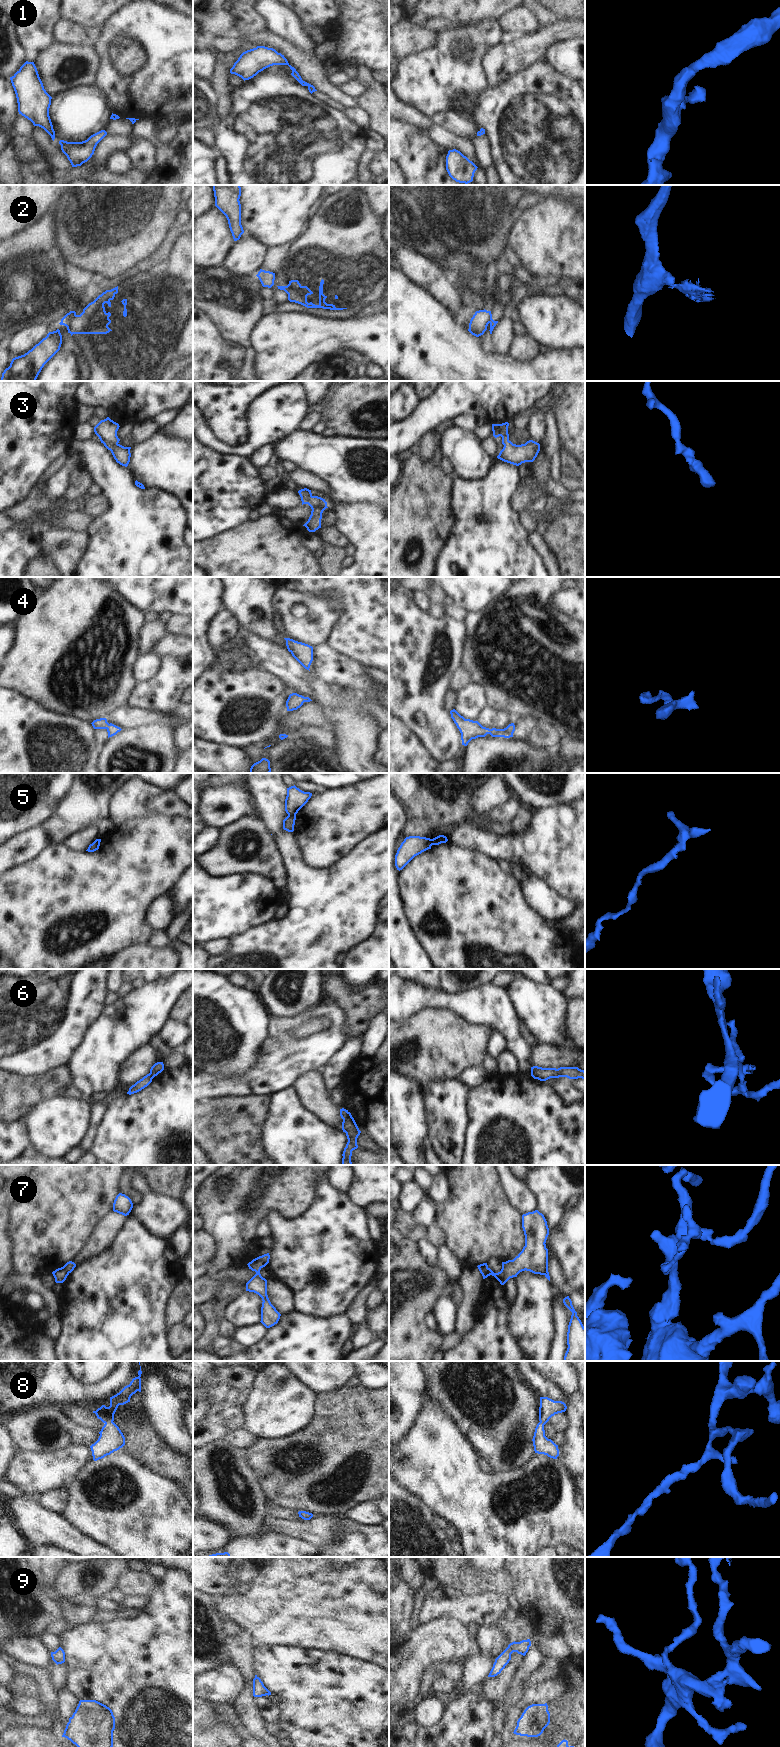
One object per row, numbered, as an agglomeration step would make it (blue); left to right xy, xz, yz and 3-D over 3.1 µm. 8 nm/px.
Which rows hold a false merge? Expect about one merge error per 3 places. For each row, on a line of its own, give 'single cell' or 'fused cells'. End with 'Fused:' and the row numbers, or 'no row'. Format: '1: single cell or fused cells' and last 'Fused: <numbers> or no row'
1: single cell
2: fused cells
3: single cell
4: single cell
5: fused cells
6: fused cells
7: single cell
8: single cell
9: single cell
Fused: 2, 5, 6

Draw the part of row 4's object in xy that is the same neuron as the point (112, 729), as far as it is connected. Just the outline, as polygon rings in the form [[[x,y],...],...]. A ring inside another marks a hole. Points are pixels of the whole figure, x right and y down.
[[[100,718],[94,720],[92,723],[94,729],[106,729],[108,732],[108,738],[116,735],[122,729],[112,723],[108,723],[106,718]]]

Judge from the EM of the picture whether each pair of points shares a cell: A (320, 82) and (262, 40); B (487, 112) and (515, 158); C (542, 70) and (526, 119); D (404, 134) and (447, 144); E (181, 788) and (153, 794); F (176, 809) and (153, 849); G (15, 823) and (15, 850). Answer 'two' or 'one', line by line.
A: one
B: one
C: one
D: two
E: two
F: two
G: two

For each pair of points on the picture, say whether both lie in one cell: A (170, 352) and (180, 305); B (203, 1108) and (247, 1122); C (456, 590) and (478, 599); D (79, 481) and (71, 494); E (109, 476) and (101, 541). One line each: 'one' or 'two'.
A: one
B: one
C: one
D: one
E: one

